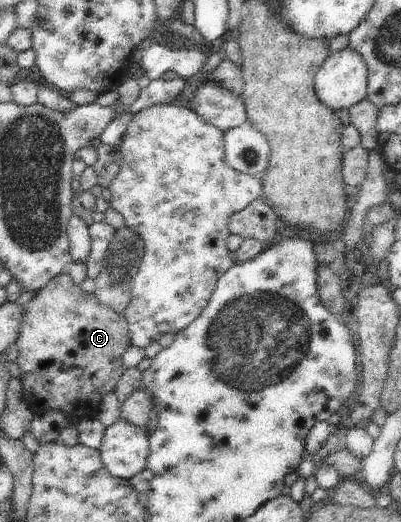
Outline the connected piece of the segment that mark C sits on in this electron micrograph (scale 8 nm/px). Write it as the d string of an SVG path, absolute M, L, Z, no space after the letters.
M68 273L54 277L25 306L20 334L16 344L19 351L16 363L25 403L35 416L59 410L72 422L81 418L97 417L101 400L114 391L116 383L127 369L122 362L124 351L131 346L126 317L100 304L95 294L85 293L73 283Z

